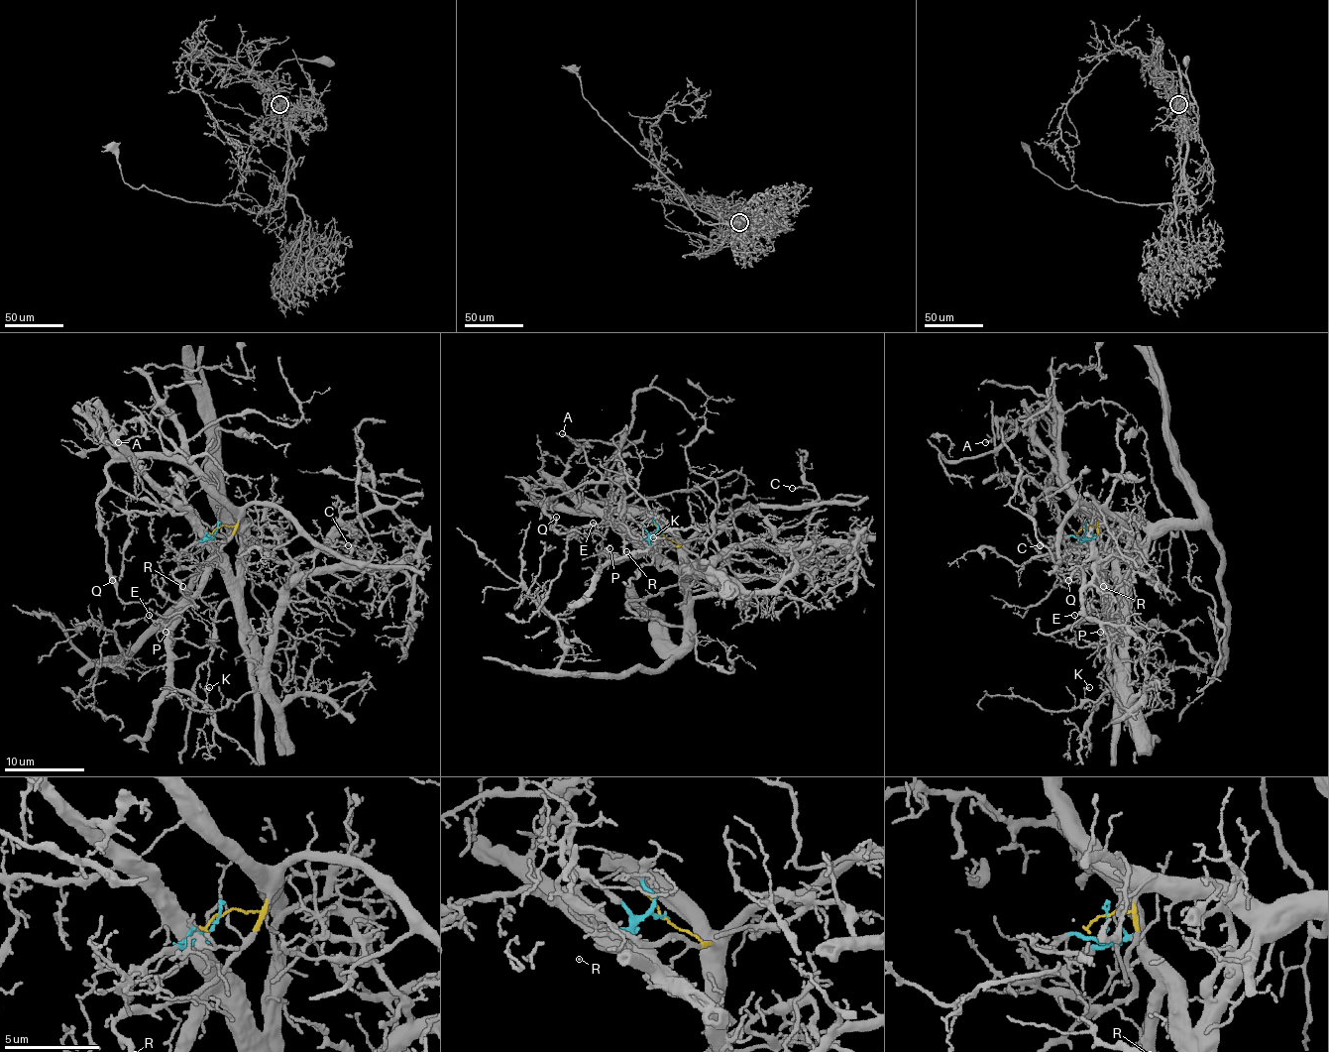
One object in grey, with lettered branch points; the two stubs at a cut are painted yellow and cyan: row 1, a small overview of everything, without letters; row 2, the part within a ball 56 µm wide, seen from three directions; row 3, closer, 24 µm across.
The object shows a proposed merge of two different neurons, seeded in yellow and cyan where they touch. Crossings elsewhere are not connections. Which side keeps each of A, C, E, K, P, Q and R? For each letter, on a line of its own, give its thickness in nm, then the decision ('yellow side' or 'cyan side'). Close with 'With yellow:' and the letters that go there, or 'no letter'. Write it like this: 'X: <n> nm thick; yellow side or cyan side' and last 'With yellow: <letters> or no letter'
A: 140 nm thick; cyan side
C: 100 nm thick; yellow side
E: 90 nm thick; cyan side
K: 100 nm thick; cyan side
P: 170 nm thick; cyan side
Q: 120 nm thick; yellow side
R: 140 nm thick; cyan side
With yellow: C, Q

